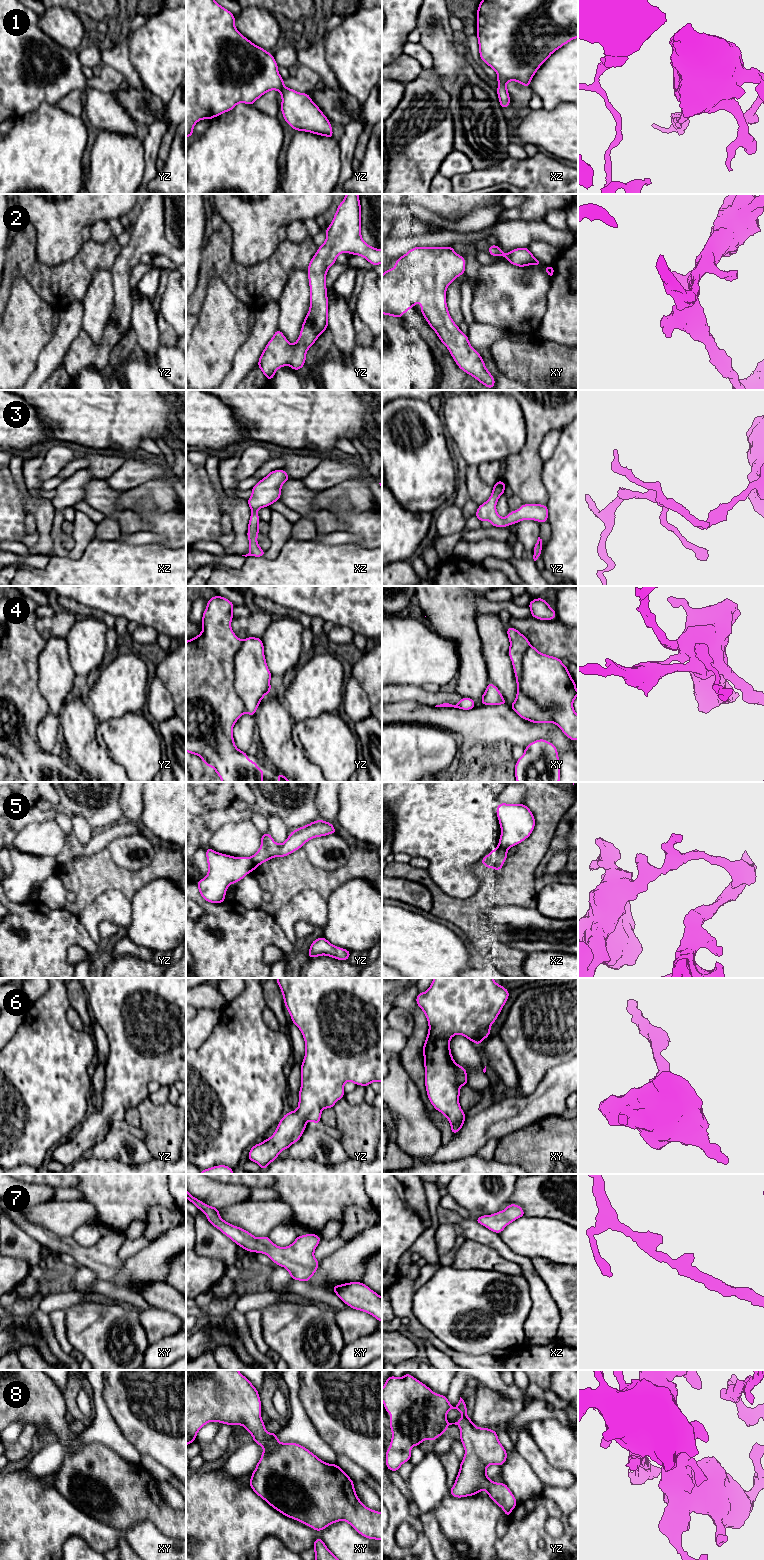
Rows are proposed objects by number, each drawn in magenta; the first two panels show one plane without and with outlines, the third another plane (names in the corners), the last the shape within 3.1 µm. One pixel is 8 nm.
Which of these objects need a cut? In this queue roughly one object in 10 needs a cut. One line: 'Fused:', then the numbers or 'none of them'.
Fused: 5

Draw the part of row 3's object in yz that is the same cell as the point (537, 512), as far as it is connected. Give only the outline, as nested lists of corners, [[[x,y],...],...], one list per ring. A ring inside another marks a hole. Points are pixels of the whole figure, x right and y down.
[[[498,480],[492,487],[490,498],[480,506],[475,516],[480,522],[488,520],[494,527],[507,527],[522,520],[535,520],[538,522],[548,522],[548,507],[541,504],[523,504],[518,510],[511,511],[505,518],[499,516],[496,511],[496,504],[501,495],[504,494],[506,483]]]

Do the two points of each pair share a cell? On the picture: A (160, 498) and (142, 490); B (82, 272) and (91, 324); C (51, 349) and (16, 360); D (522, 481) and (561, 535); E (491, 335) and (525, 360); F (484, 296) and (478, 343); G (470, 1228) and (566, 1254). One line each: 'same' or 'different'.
A: same
B: different
C: different
D: different
E: different
F: different
G: different

